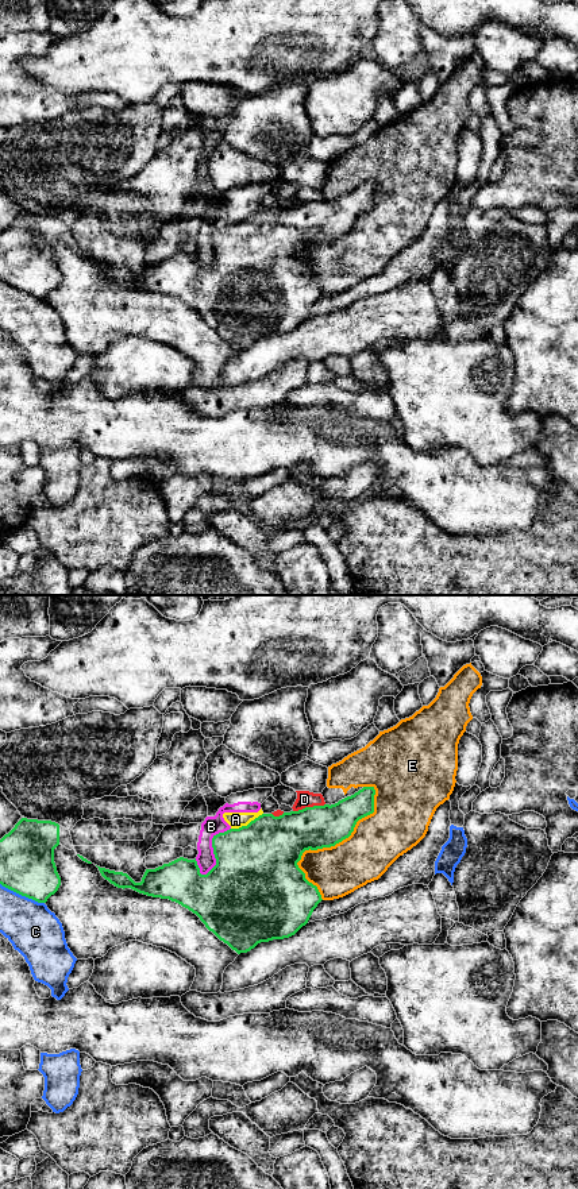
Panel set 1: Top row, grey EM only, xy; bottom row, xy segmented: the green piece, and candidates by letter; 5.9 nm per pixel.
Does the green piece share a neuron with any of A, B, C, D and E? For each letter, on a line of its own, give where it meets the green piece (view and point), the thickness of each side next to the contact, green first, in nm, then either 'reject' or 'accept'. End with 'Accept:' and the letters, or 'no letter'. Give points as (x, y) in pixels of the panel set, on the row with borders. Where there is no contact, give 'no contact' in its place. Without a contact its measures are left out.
A: meets green in xy at (247, 825); 480 nm thick on the green side, 100 nm on the other; reject
B: meets green in xy at (214, 849); 440 nm thick on the green side, 110 nm on the other; reject
C: meets green in xy at (22, 895); 320 nm thick on the green side, 300 nm on the other; reject
D: meets green in xy at (308, 807); 280 nm thick on the green side, 100 nm on the other; reject
E: meets green in xy at (330, 846); 260 nm thick on the green side, 300 nm on the other; reject
Accept: no letter

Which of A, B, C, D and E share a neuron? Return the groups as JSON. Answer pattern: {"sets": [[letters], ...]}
{"sets": [["A", "B"], ["C"], ["D"], ["E"]]}

